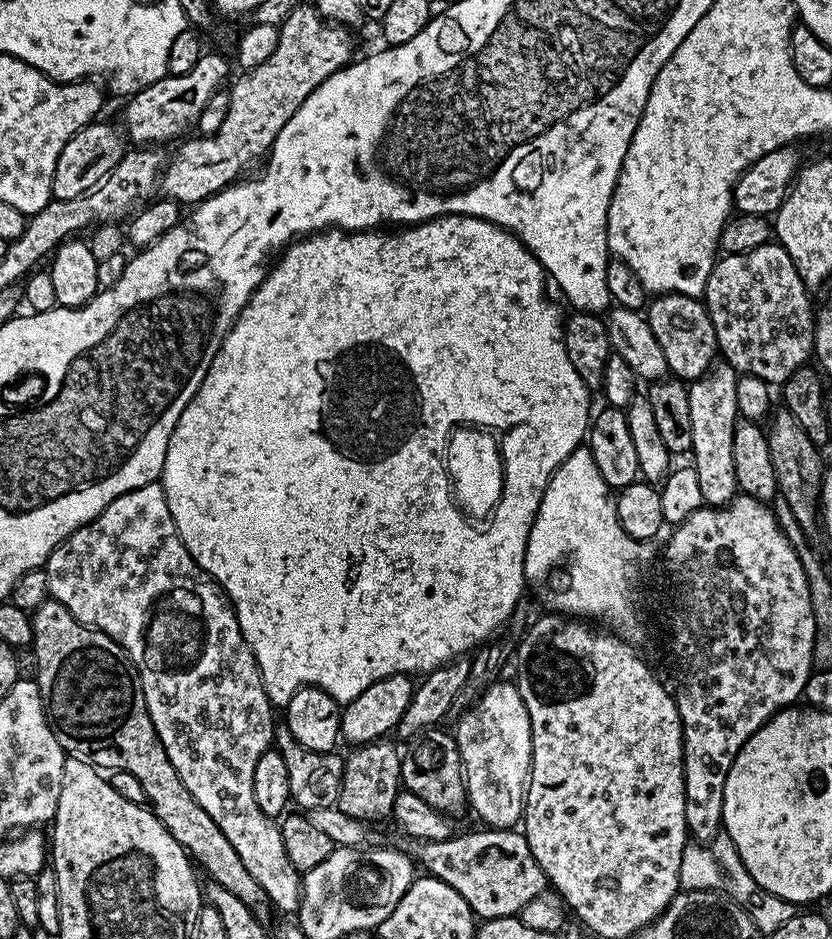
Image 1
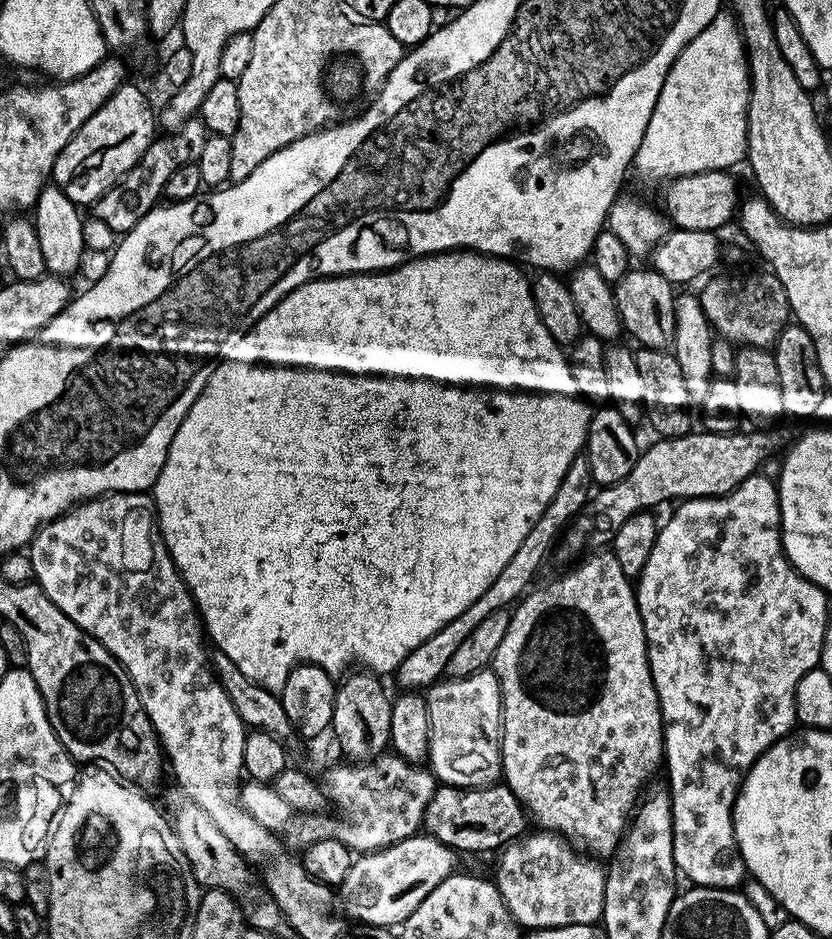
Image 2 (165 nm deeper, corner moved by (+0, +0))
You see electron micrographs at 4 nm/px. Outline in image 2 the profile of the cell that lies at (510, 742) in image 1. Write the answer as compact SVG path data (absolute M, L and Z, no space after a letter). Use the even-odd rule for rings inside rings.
M491 667L466 678L441 678L427 689L430 750L427 763L441 785L485 788L502 776L500 753L500 680Z

